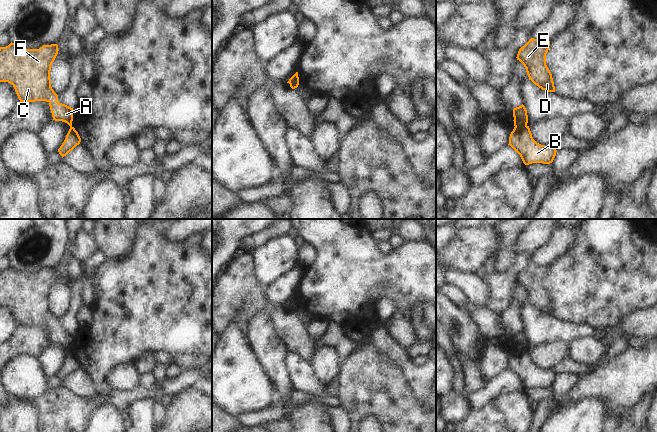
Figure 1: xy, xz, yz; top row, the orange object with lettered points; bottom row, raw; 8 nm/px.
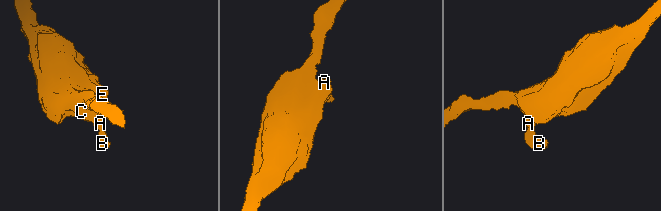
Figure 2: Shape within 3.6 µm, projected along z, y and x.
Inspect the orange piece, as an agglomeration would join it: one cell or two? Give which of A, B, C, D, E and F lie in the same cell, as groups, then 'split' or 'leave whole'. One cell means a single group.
A C D E F / B; split

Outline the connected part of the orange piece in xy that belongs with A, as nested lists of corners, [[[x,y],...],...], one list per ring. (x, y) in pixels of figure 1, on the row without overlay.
[[[11,266],[6,271],[0,271],[0,306],[12,308],[20,326],[48,326],[53,344],[65,346],[72,351],[73,332],[59,327],[58,319],[51,311],[51,289],[58,275],[57,268],[43,269],[39,273],[24,273]]]

